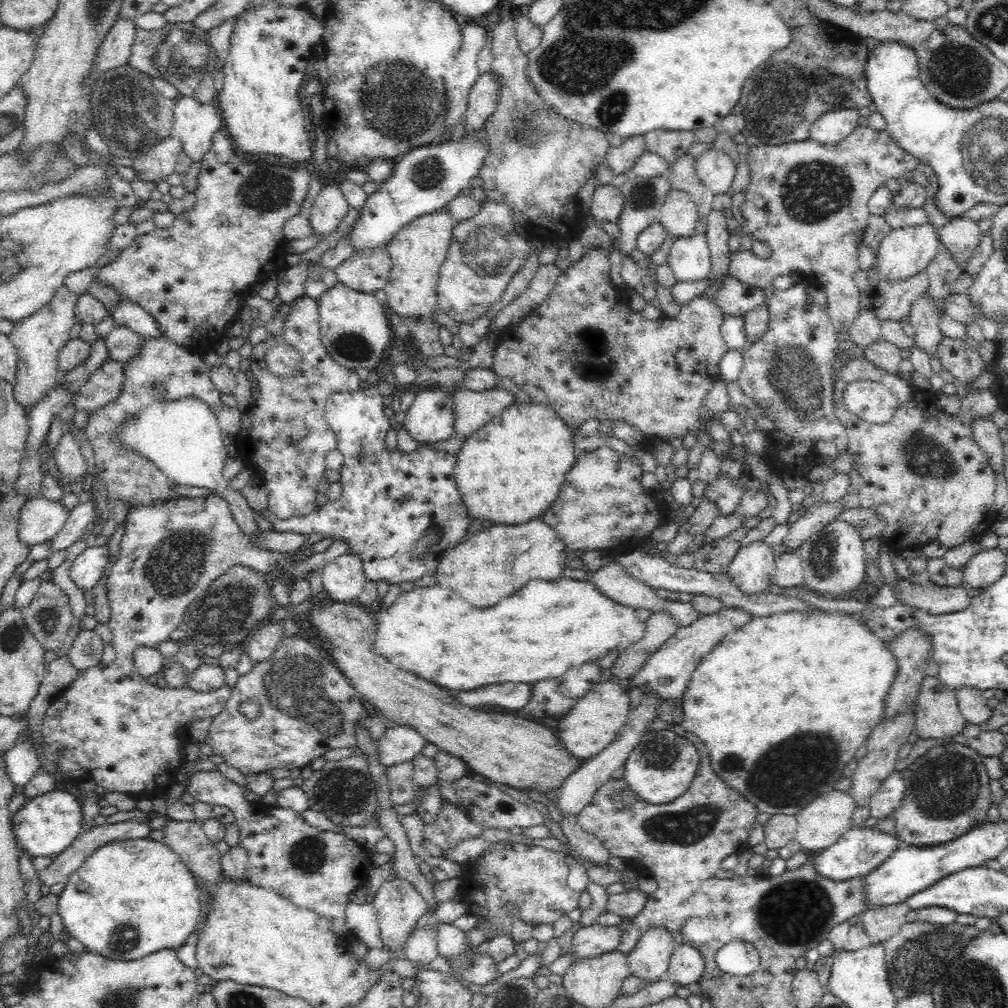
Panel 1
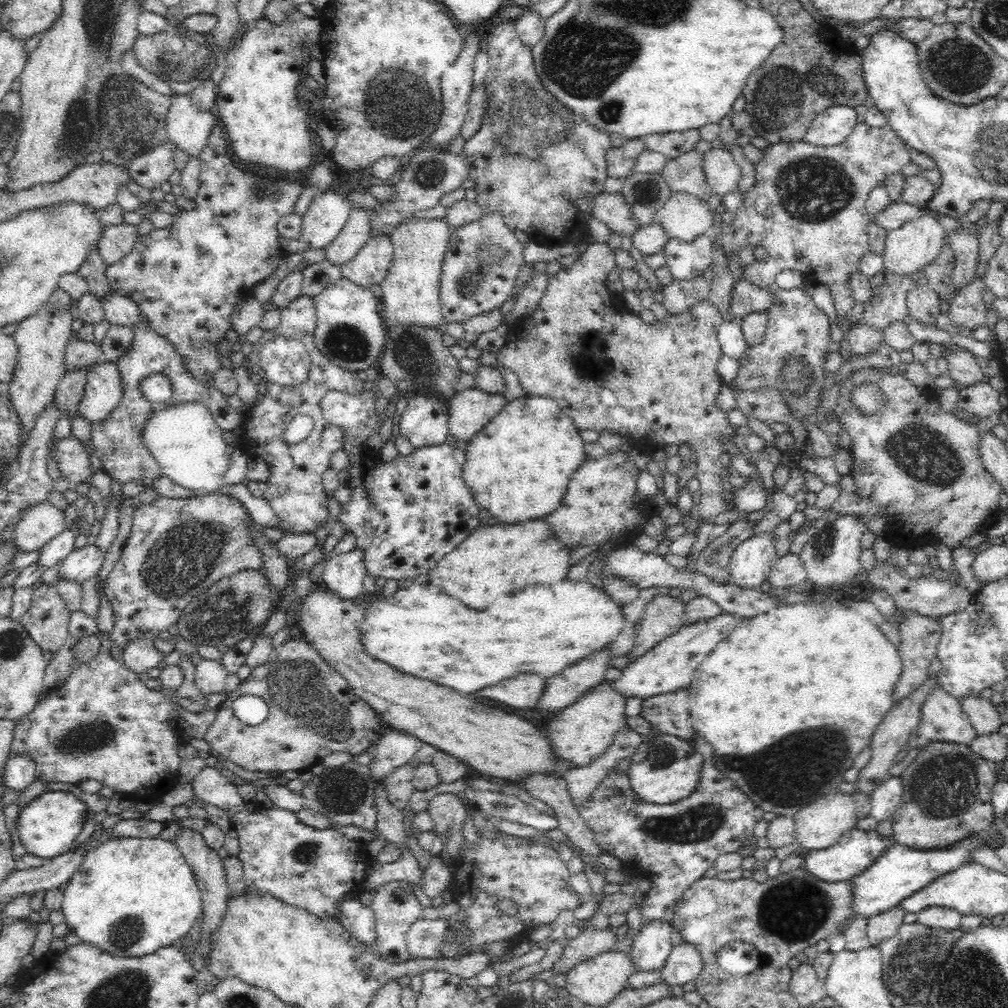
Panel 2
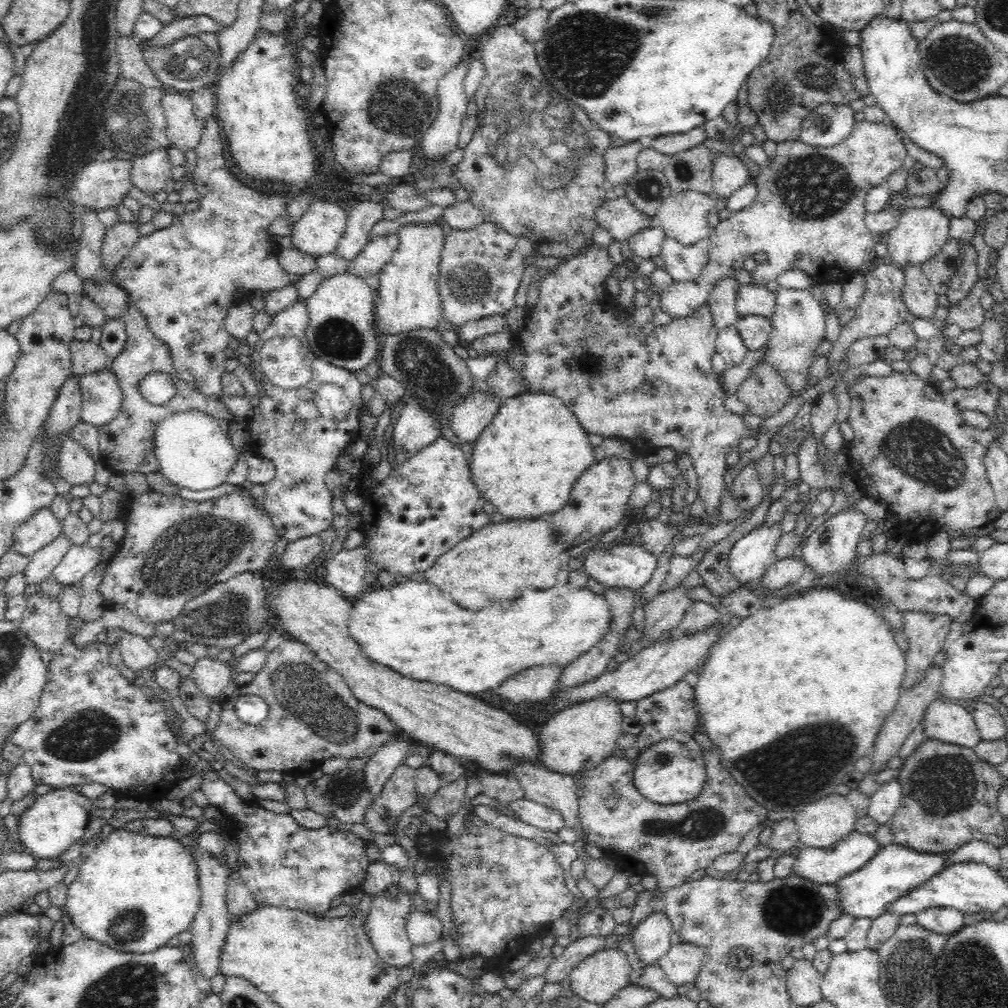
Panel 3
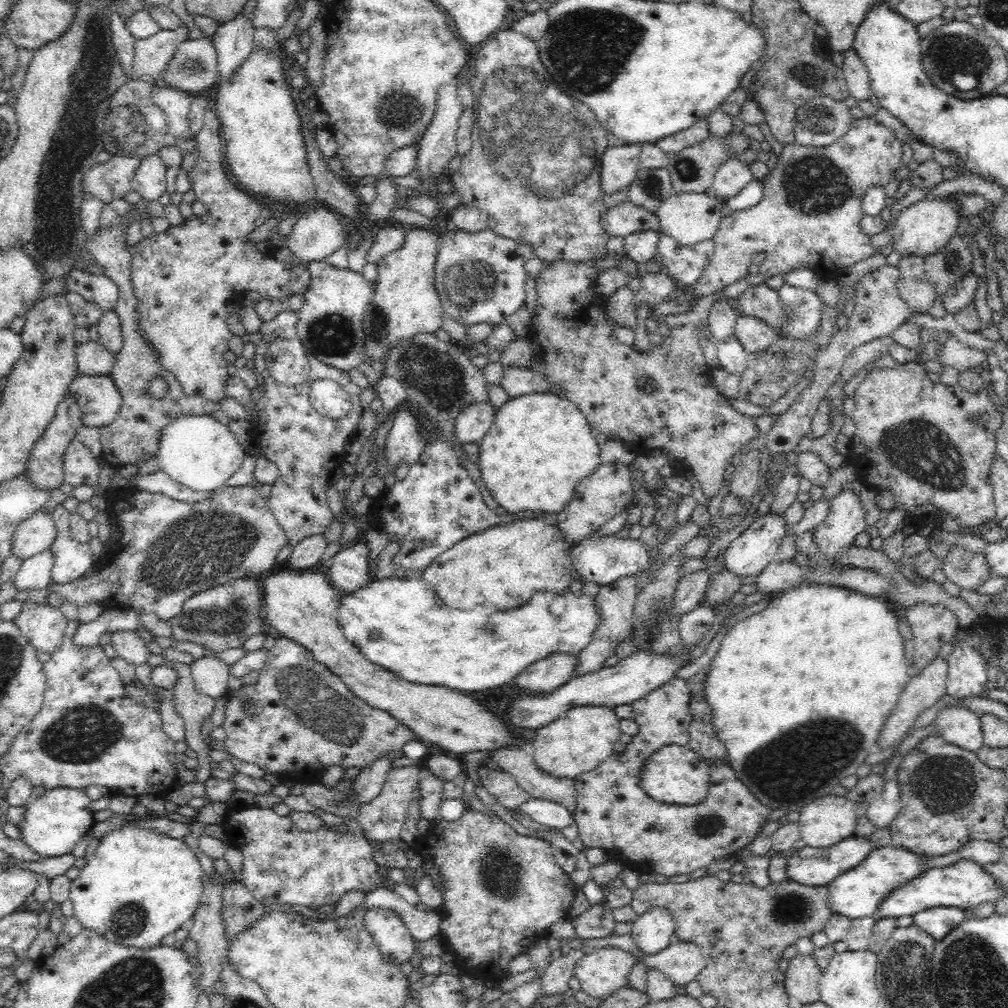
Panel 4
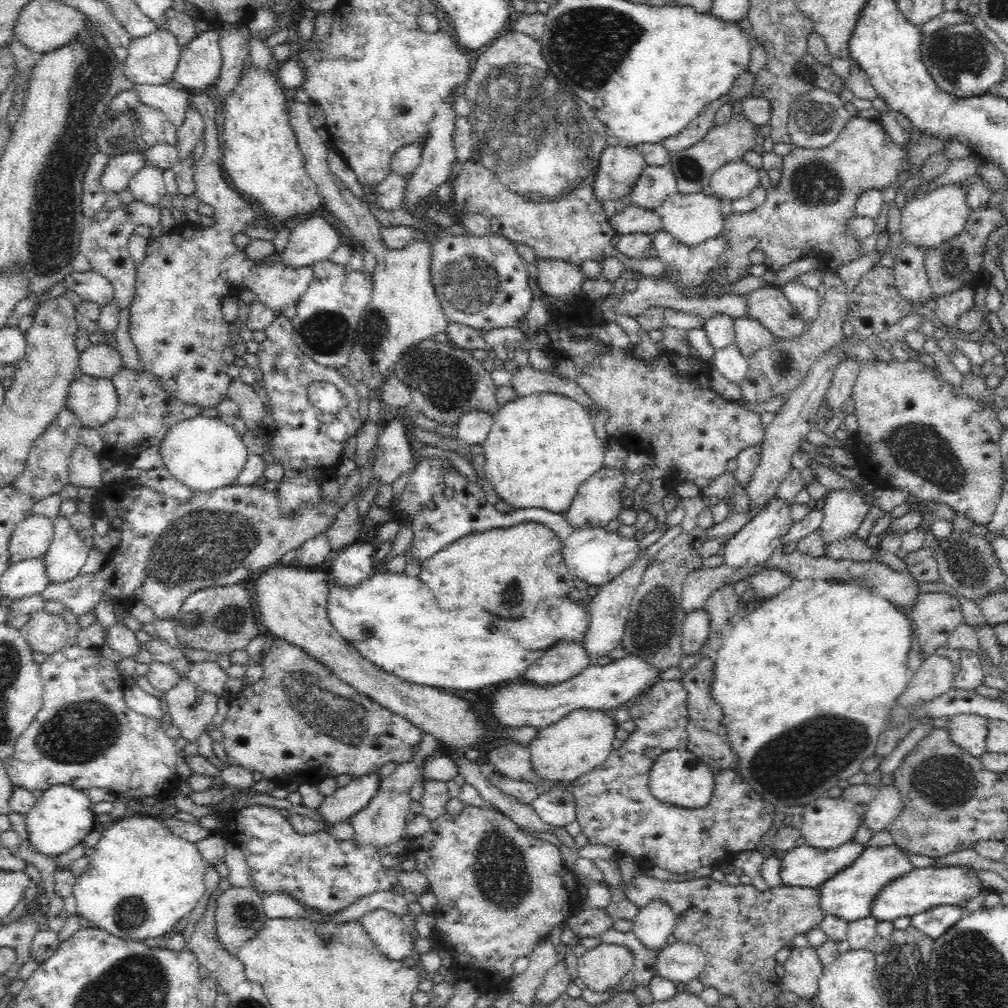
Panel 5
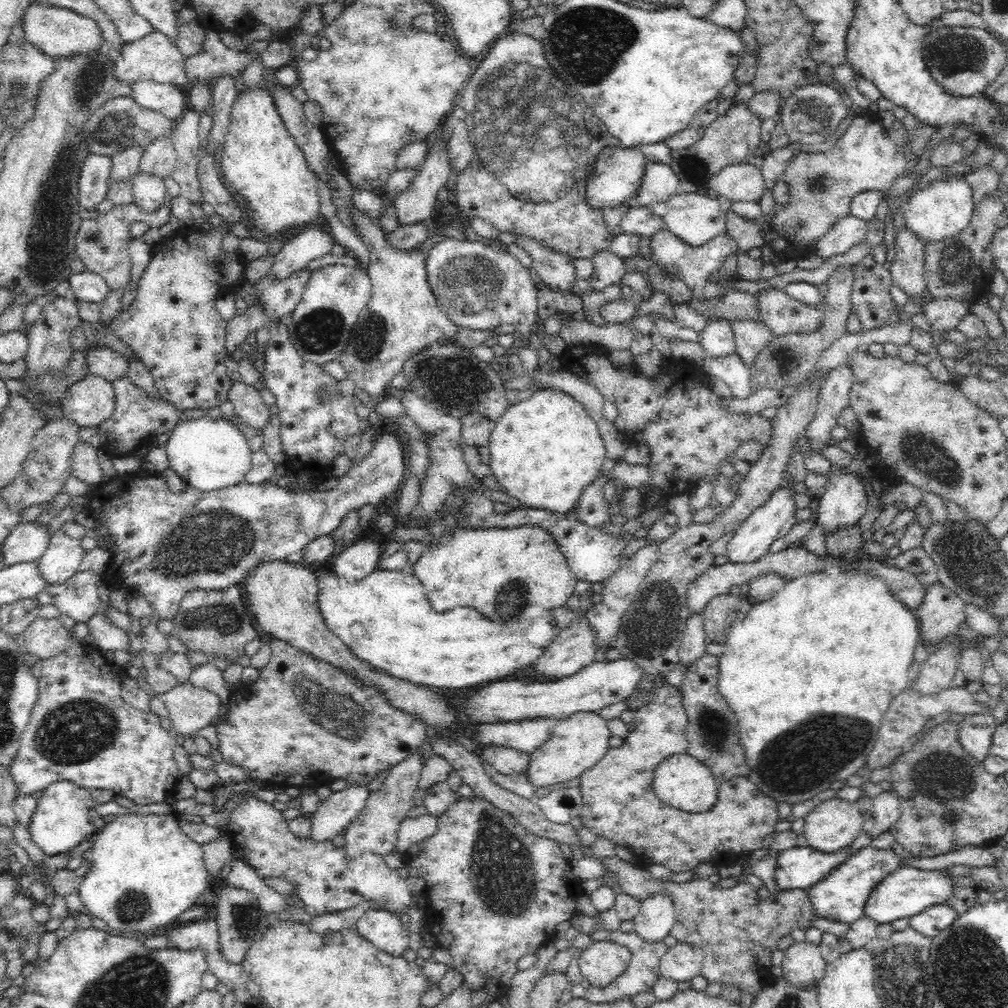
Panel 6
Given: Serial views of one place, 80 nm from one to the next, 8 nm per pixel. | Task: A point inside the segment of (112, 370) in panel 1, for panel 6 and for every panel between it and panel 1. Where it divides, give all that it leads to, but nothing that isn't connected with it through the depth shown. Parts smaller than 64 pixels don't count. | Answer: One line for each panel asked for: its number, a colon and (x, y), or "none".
2: (103, 391)
3: (102, 397)
4: (98, 396)
5: (94, 400)
6: (88, 402)

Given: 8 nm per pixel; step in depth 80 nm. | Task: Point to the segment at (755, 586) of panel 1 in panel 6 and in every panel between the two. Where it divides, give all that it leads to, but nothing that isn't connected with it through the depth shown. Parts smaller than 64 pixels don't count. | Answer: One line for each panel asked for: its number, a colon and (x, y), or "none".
2: (751, 562)
3: (750, 557)
4: (748, 554)
5: (757, 540)
6: (752, 540)

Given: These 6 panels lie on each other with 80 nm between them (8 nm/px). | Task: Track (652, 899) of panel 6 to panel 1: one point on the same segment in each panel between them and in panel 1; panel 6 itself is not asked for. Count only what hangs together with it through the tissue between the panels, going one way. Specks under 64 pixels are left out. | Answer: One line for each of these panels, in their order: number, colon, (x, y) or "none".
1: (649, 960)
2: (651, 948)
3: (651, 937)
4: (651, 931)
5: (653, 924)

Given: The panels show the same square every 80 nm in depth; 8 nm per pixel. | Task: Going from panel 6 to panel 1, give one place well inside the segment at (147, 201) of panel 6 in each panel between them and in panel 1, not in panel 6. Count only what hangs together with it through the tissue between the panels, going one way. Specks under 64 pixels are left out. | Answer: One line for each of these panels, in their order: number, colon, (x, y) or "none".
1: (160, 161)
2: (151, 169)
3: (149, 173)
4: (149, 181)
5: (147, 186)

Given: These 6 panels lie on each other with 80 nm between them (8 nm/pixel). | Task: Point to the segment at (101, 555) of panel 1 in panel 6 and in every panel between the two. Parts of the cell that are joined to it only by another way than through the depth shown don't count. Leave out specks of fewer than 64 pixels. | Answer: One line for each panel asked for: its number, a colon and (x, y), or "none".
2: (80, 565)
3: (79, 561)
4: (71, 559)
5: (66, 555)
6: (61, 560)

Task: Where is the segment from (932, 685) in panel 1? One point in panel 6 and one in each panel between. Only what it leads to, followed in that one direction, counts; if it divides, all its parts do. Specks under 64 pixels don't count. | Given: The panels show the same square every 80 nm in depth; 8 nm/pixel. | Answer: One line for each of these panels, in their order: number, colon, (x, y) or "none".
2: (942, 719)
3: (944, 720)
4: (958, 726)
5: (969, 732)
6: (975, 735)

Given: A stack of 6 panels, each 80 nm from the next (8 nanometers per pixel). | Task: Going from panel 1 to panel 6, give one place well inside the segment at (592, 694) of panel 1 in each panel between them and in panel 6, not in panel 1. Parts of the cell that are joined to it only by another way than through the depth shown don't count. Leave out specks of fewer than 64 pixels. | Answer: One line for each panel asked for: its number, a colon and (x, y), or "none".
2: (582, 732)
3: (579, 738)
4: (582, 738)
5: (581, 741)
6: (579, 742)

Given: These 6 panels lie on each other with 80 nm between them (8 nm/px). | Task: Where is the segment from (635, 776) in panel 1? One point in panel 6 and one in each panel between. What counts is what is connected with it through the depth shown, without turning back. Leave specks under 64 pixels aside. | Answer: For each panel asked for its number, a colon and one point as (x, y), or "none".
2: (664, 769)
3: (667, 773)
4: (675, 775)
5: (678, 778)
6: (681, 782)

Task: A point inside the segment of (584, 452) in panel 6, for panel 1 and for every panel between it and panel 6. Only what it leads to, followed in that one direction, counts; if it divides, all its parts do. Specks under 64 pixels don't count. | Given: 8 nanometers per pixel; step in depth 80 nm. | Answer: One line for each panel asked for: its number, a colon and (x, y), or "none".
1: (509, 471)
2: (517, 467)
3: (525, 462)
4: (540, 446)
5: (541, 447)

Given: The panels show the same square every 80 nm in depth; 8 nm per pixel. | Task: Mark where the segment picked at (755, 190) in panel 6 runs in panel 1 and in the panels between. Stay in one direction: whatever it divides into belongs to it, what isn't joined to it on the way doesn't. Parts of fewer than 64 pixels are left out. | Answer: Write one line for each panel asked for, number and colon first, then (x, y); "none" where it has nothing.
1: (715, 169)
2: (721, 172)
3: (729, 173)
4: (732, 175)
5: (735, 180)

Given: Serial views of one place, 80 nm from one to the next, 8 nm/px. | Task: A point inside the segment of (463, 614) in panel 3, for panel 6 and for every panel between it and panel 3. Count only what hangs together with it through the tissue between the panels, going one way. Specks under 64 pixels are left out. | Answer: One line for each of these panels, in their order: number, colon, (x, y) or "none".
4: (401, 625)
5: (392, 620)
6: (385, 619)

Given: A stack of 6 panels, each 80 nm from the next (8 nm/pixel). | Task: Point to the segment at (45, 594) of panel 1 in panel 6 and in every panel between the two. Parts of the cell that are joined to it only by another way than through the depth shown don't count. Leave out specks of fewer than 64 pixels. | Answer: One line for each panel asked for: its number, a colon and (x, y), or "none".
2: (46, 620)
3: (43, 621)
4: (43, 625)
5: (44, 632)
6: (45, 638)

